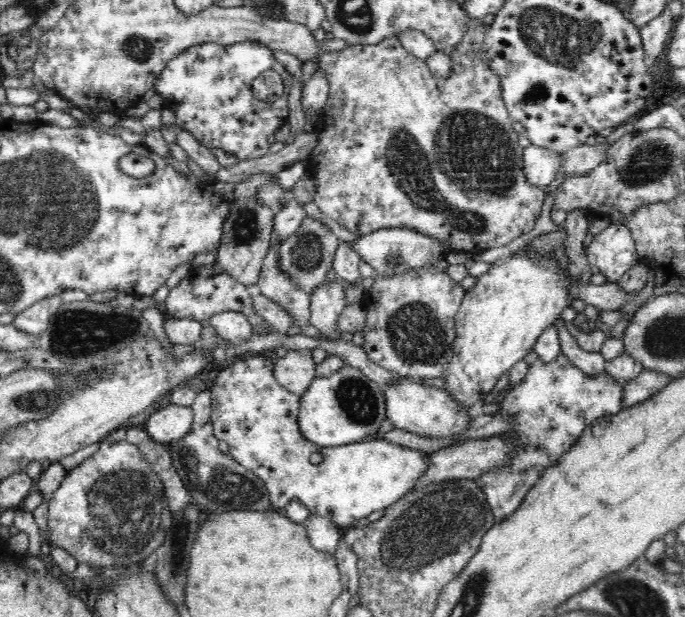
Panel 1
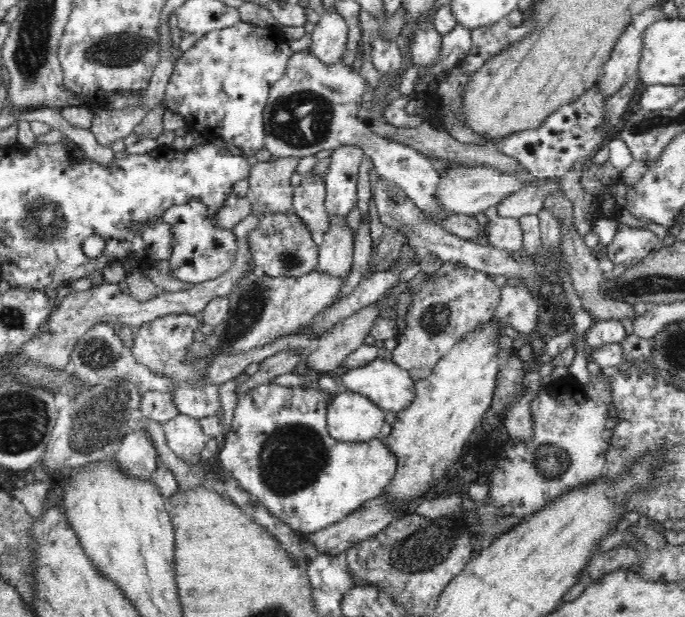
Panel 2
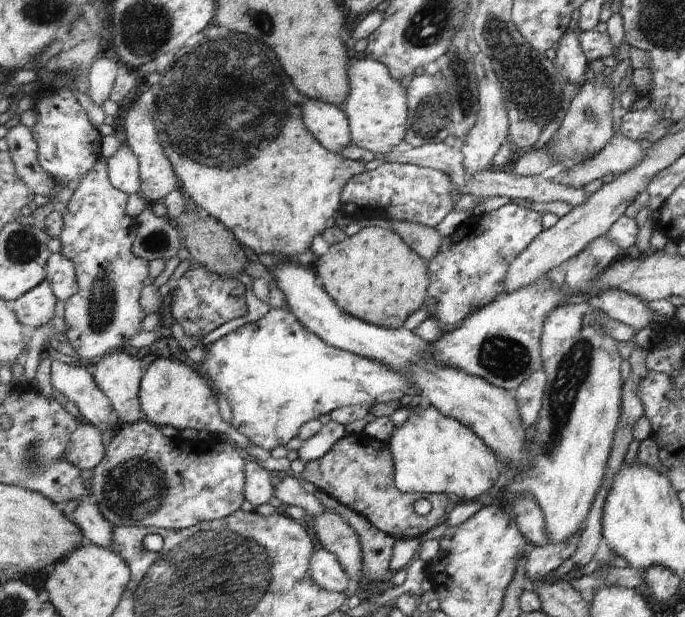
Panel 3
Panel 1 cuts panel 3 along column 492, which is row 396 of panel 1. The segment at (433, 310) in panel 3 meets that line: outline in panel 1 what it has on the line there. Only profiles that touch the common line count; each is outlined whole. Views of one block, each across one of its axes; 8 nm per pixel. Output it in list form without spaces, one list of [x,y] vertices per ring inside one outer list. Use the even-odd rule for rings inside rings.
[[[247,354],[231,367],[219,370],[211,387],[211,423],[218,440],[229,444],[229,453],[247,470],[262,480],[271,499],[272,509],[284,512],[292,500],[298,499],[312,516],[330,520],[338,528],[352,527],[376,510],[384,510],[402,496],[422,476],[426,456],[418,451],[379,436],[367,442],[342,446],[320,446],[304,436],[299,423],[302,395],[290,392],[277,381],[275,367],[261,355]]]

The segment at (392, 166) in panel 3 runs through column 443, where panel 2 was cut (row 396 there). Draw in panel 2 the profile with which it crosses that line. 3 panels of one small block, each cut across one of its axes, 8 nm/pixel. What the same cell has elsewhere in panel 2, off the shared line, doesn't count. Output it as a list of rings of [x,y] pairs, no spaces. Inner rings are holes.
[[[170,313],[145,322],[133,338],[130,351],[132,356],[154,376],[170,381],[171,399],[179,414],[195,419],[224,416],[222,404],[222,383],[210,379],[210,368],[216,355],[193,352],[194,334],[199,328],[196,316],[188,313]]]

